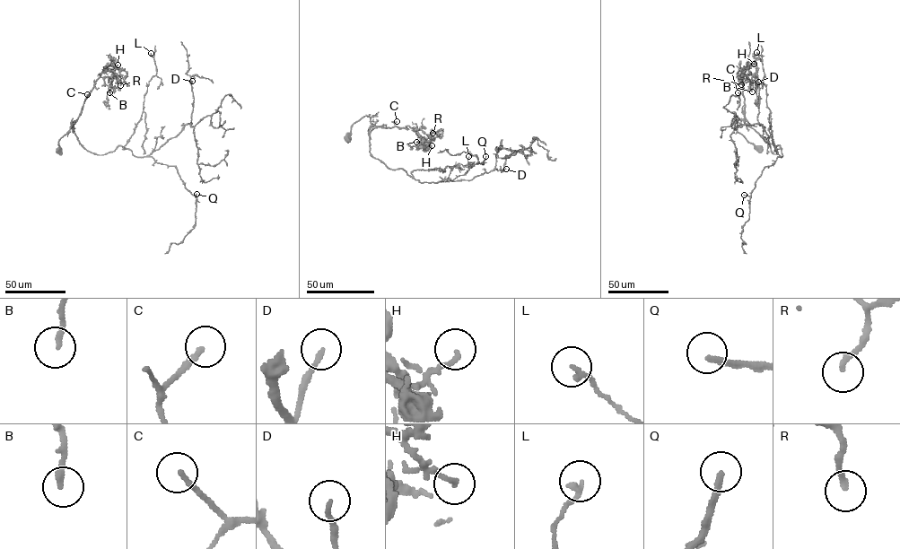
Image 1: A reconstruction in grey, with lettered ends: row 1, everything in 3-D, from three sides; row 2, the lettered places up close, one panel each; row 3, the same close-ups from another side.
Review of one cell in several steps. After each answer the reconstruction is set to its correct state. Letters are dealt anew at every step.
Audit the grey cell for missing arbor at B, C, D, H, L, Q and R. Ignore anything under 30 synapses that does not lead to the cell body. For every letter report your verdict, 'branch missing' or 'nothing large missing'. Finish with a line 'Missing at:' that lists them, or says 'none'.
B: branch missing
C: nothing large missing
D: nothing large missing
H: branch missing
L: nothing large missing
Q: branch missing
R: nothing large missing
Missing at: B, H, Q

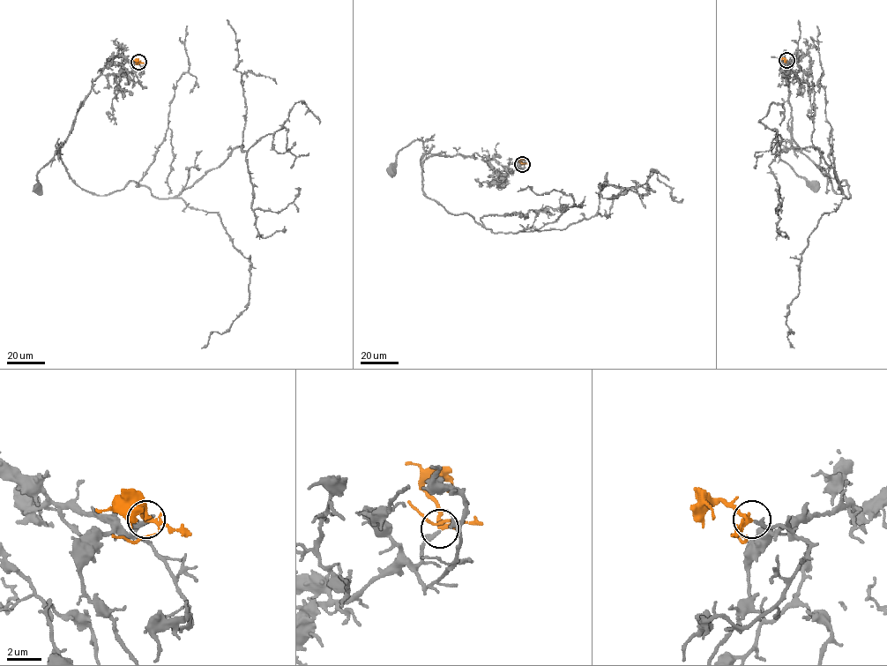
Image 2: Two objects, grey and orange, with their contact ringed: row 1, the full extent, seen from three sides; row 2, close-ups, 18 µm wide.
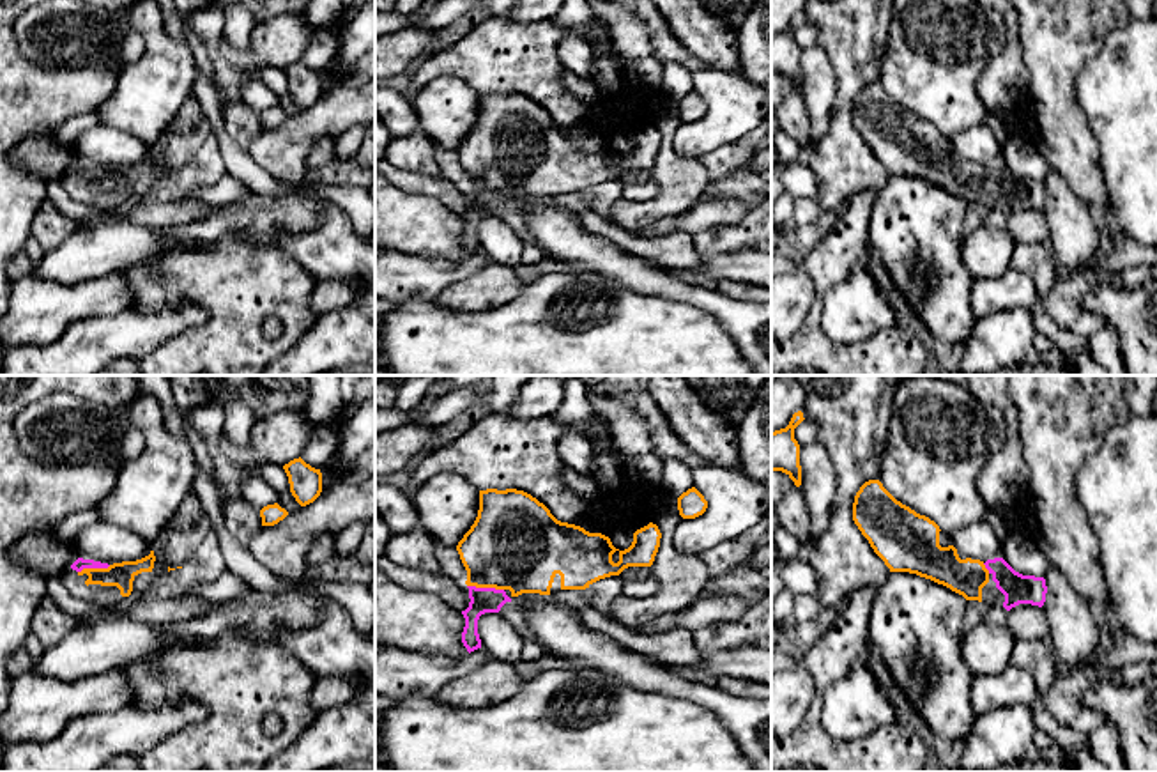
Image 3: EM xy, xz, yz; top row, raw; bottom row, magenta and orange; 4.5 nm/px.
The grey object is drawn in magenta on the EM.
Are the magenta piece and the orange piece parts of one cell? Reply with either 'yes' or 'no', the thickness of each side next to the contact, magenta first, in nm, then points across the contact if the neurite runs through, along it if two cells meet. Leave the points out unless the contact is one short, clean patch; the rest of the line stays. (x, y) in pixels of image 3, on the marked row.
yes; 110 nm thick on the magenta side, 420 nm on the other; runs through xz (483, 601), (485, 588), (490, 569), (515, 544)

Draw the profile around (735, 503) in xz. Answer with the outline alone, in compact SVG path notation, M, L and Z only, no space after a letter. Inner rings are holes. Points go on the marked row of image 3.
M711 464L692 473L693 487L704 496L708 508L702 515L681 519L678 524L672 544L679 552L701 556L766 517L770 492L745 473Z

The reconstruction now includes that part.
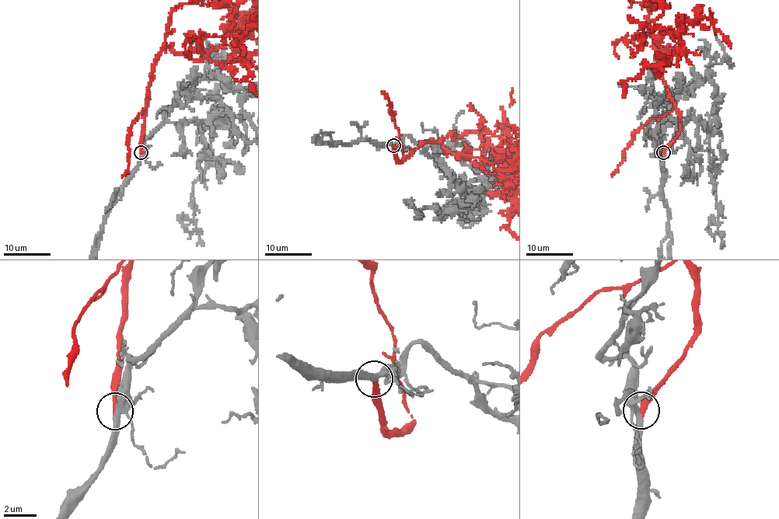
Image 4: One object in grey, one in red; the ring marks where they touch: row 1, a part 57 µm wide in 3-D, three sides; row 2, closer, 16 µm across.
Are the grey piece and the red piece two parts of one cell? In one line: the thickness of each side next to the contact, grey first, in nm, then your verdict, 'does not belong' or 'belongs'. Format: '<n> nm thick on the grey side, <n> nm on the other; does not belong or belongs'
320 nm thick on the grey side, 360 nm on the other; belongs

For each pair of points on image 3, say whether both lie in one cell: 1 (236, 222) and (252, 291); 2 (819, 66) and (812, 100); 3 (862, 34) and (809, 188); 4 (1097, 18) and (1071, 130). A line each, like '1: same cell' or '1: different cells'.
1: different cells
2: same cell
3: different cells
4: same cell

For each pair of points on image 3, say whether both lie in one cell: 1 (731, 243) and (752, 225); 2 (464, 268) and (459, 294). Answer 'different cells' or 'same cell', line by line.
1: same cell
2: different cells

